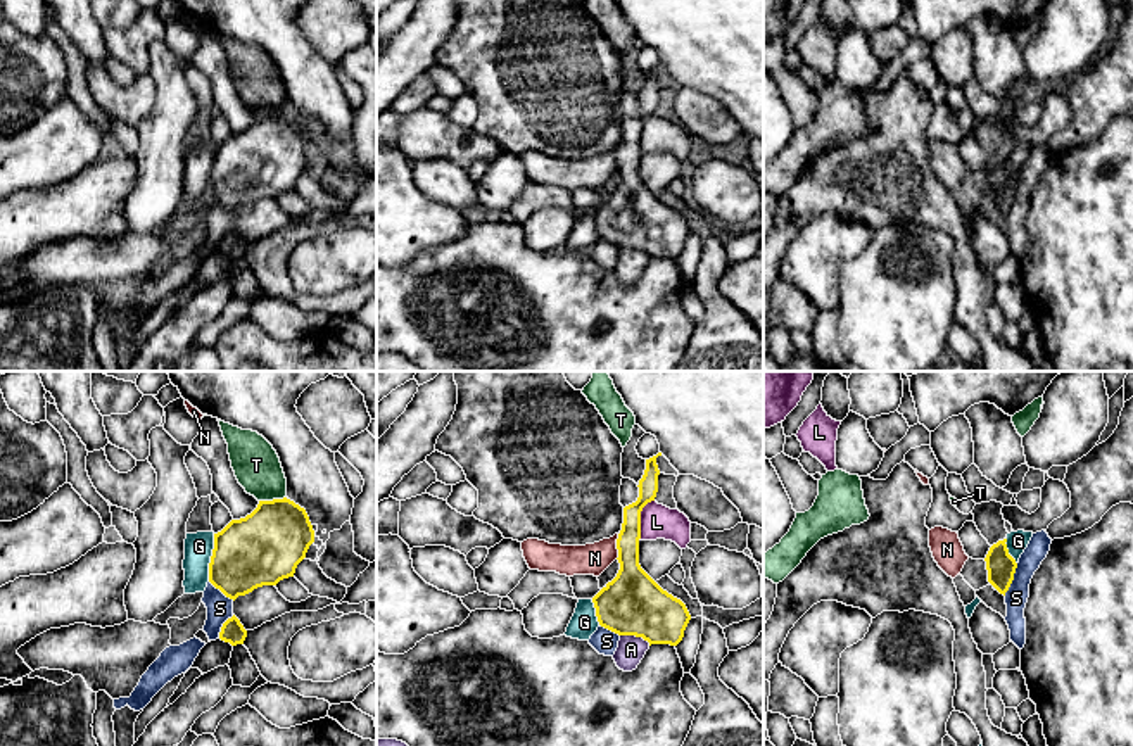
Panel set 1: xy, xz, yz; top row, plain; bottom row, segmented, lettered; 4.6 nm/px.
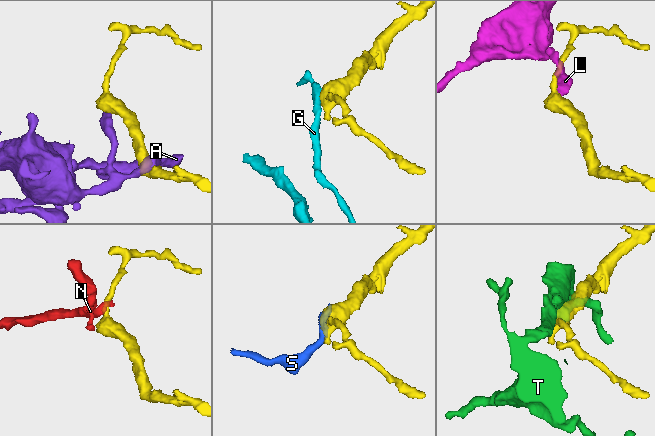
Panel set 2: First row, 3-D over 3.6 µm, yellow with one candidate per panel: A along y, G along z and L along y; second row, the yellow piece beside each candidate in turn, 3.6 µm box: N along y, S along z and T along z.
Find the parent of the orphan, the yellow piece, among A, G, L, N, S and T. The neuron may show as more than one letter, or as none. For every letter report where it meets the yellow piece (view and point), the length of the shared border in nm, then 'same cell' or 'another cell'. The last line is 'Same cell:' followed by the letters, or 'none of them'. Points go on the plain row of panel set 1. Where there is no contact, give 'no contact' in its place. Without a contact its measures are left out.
A: xz (636, 249) | 150 nm | another cell
G: xy (211, 171) | 220 nm | another cell
L: xz (639, 132) | 200 nm | another cell
N: xz (617, 159) | 130 nm | another cell
S: yz (1012, 192) | 170 nm | another cell
T: xy (273, 113) | 130 nm | another cell
Same cell: none of them

